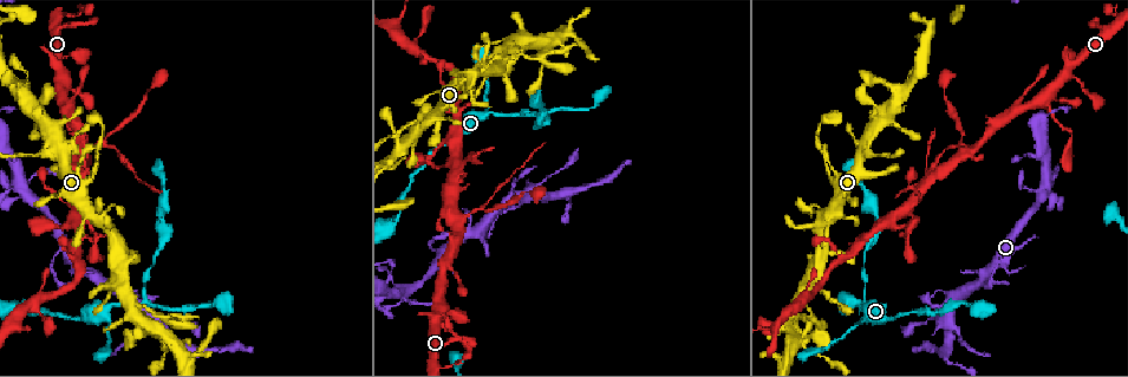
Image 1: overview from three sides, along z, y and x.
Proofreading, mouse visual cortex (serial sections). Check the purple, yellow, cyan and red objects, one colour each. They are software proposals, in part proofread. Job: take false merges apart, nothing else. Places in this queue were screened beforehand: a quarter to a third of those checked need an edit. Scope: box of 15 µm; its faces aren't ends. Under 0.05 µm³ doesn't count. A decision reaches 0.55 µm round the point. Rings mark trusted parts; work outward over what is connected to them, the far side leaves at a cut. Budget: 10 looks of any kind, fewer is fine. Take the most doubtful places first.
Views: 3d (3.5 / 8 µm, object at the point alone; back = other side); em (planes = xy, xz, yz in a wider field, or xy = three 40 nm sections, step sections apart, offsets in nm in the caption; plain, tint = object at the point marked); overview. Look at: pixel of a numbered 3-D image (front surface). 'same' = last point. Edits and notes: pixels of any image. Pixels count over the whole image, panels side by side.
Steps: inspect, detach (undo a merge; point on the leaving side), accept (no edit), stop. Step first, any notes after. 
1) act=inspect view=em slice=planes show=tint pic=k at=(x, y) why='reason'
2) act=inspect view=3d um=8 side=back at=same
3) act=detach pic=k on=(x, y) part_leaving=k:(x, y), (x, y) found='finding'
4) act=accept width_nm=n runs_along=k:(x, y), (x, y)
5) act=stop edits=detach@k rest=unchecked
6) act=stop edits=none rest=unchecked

act=inspect view=3d um=8 pic=1 at=(143, 303)

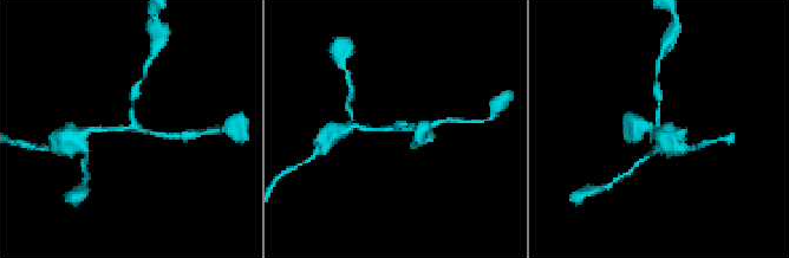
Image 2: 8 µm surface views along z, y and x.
act=inspect view=em slice=xy step=3 show=tint pic=2 at=(657, 125) arms=3 arm_widths_nm=100,150,150

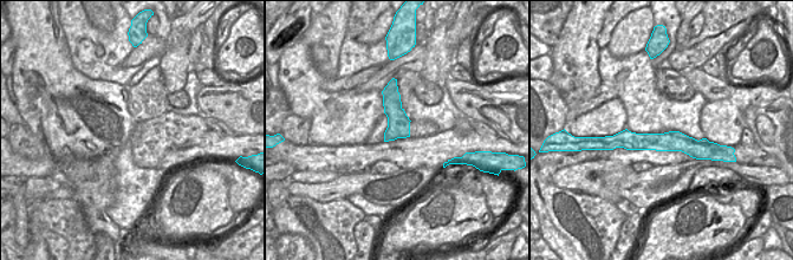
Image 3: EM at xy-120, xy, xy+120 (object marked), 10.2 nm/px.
act=accept runs_along=3:(612, 140), (710, 144) found='one cell here'

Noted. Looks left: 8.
act=inspect view=3d um=3.5 pic=1 at=(962, 143) why='side arm on a straight run'

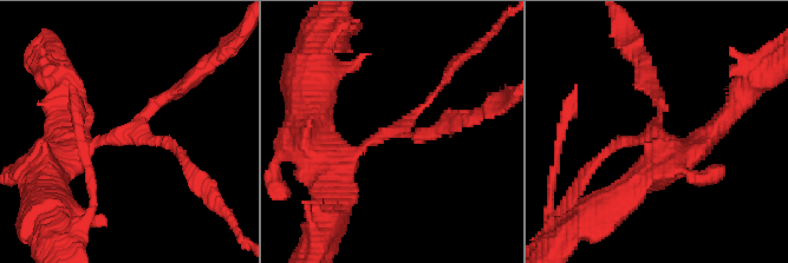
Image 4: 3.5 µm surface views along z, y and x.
act=inspect view=em slice=xy step=3 show=tint pic=4 at=(389, 131) arms=3 arm_widths_nm=100,150,300

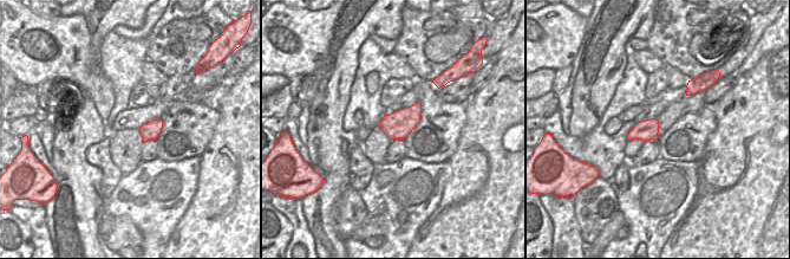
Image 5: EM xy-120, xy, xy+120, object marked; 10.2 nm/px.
act=inspect view=em slice=xy step=5 show=tint at=same why='another direction'

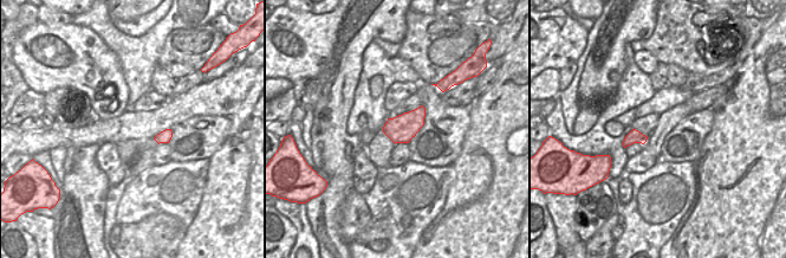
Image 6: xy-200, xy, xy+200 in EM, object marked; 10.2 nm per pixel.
act=detach pic=4 on=(128, 133) width_nm=280 part_leaving=4:(97, 138), (125, 135), (188, 80) found='two cells meet here'

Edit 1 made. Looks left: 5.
act=inspect view=overview

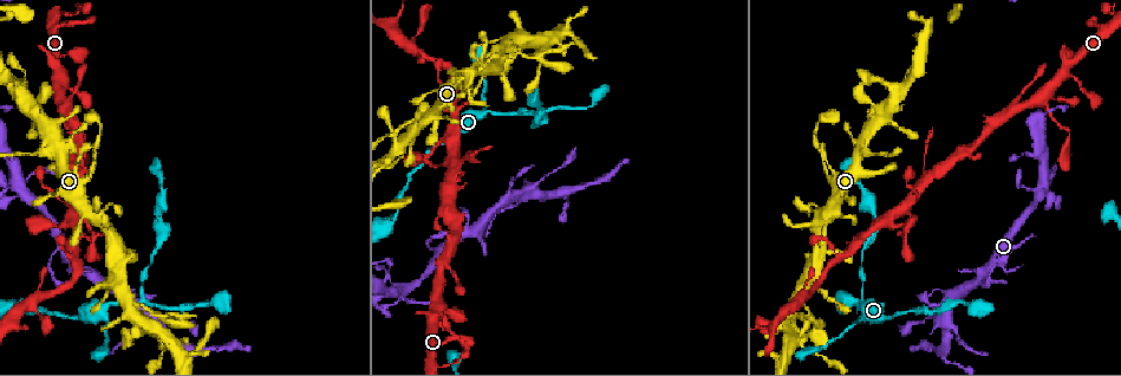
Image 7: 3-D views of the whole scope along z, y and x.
act=inspect view=3d um=3.5 side=back pic=7 at=(522, 194)

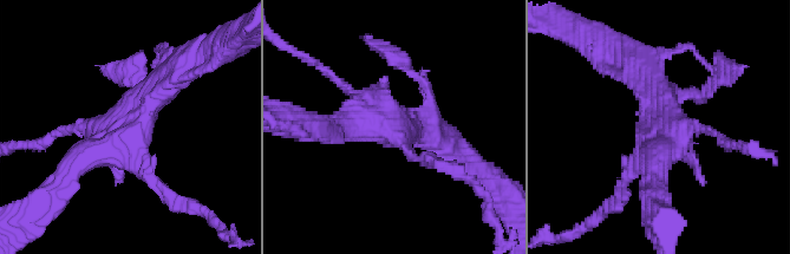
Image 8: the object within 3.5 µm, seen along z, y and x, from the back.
act=inspect view=em slice=xy step=3 show=tint pic=8 at=(121, 137) why='shape alone is not enough'

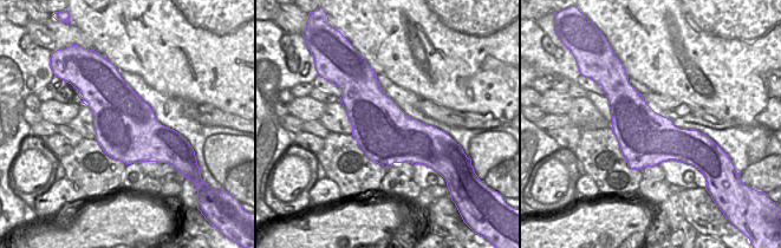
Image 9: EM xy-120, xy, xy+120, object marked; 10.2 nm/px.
act=inspect view=em slice=xy step=5 show=tint at=same

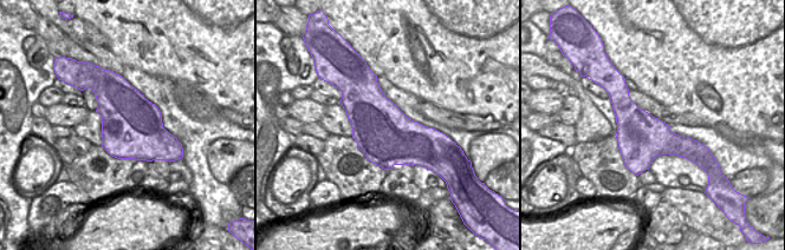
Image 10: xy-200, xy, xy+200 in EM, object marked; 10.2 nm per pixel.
act=accept runs_along=8:(169, 77), (60, 186) found='continuous, no second cell'

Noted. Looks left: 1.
act=stop edits=detach@4 rest=unchecked

